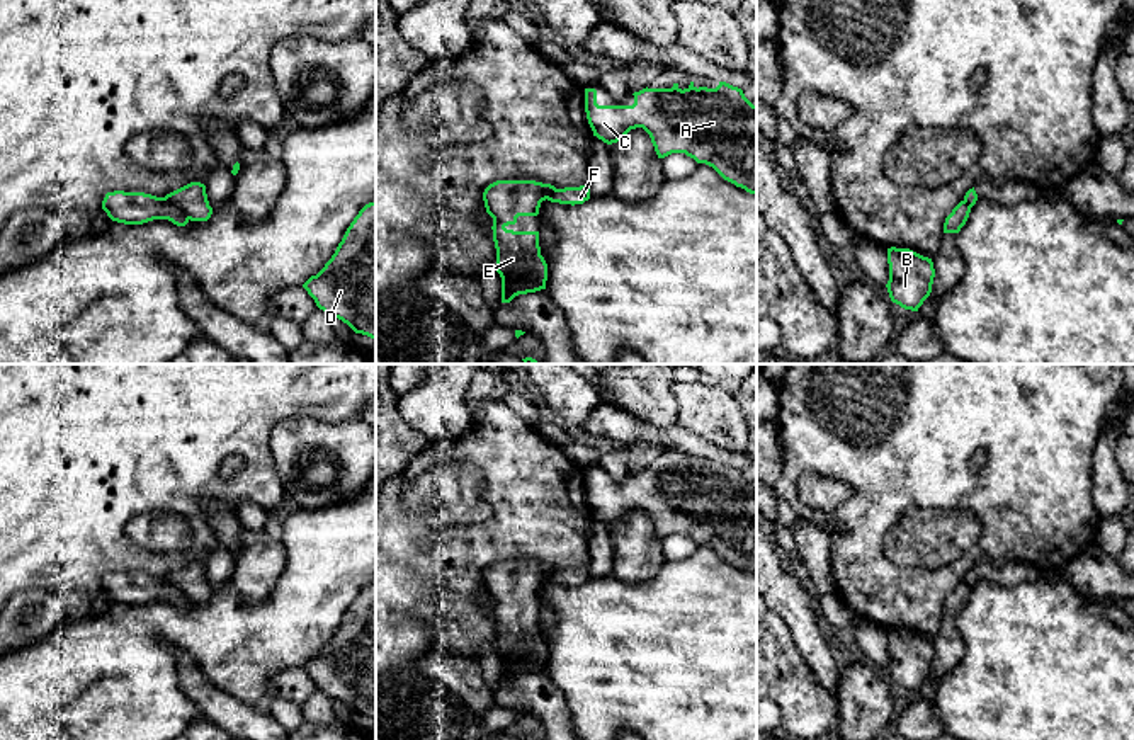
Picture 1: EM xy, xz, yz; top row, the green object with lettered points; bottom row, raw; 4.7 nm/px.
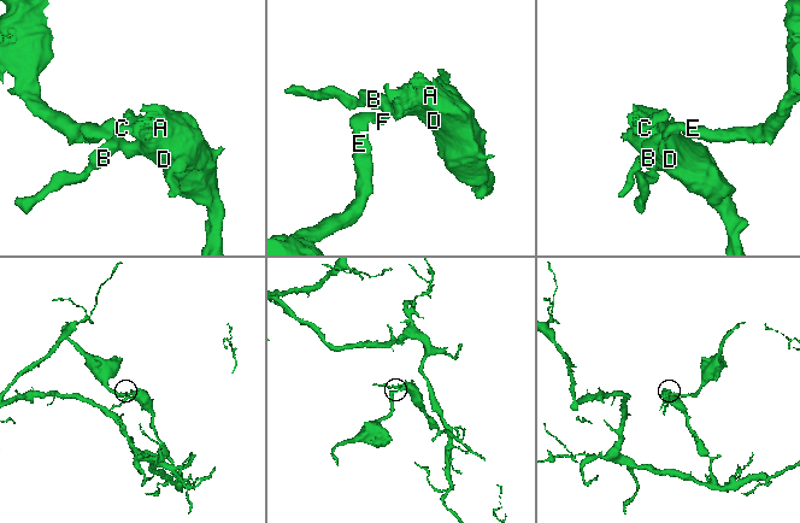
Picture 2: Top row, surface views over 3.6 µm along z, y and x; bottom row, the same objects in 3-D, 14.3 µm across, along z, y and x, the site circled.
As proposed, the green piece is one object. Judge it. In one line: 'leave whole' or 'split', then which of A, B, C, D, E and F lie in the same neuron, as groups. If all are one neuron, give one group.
split; groups A B C D F / E

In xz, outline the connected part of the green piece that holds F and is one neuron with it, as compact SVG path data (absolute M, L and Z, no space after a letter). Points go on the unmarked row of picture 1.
M580 566L580 568L564 568L558 570L553 575L547 577L547 582L559 583L559 585L583 585L590 580L590 568Z

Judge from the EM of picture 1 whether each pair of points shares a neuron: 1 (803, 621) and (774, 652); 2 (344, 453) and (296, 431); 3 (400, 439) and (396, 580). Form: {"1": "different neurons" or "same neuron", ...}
{"1": "different neurons", "2": "same neuron", "3": "different neurons"}

